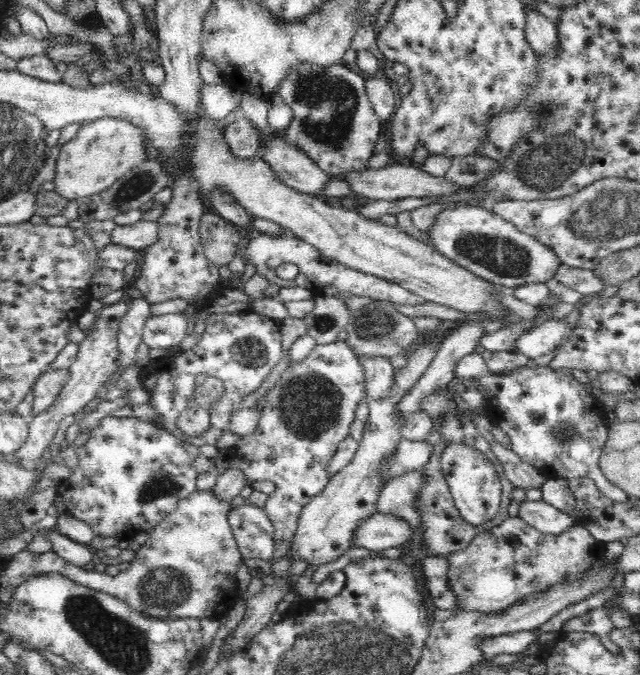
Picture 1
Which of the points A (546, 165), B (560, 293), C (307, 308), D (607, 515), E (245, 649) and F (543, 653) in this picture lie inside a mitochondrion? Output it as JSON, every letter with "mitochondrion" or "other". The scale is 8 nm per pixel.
{"A":"mitochondrion","B":"other","C":"other","D":"other","E":"other","F":"other"}

